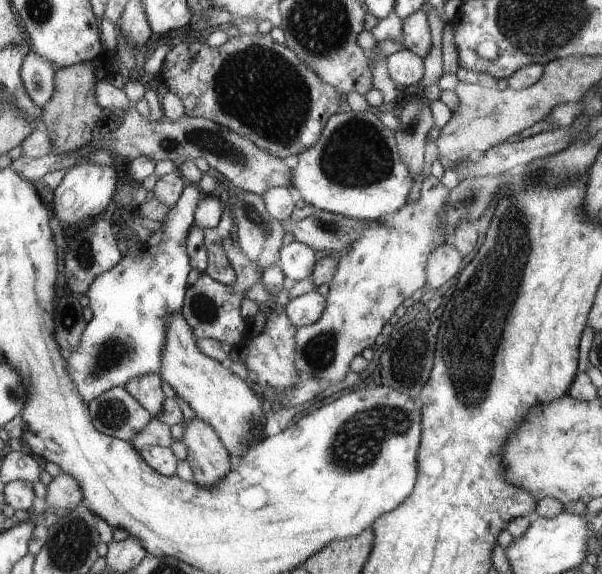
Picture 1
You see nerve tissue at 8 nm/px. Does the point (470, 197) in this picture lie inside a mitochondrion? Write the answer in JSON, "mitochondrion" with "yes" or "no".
{"mitochondrion":"yes"}

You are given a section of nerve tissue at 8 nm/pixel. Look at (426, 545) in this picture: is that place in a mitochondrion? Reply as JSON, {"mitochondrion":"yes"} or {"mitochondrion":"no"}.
{"mitochondrion":"yes"}

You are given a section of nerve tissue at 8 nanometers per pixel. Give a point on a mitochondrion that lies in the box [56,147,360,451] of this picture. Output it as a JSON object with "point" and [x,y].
{"point":[111,353]}

